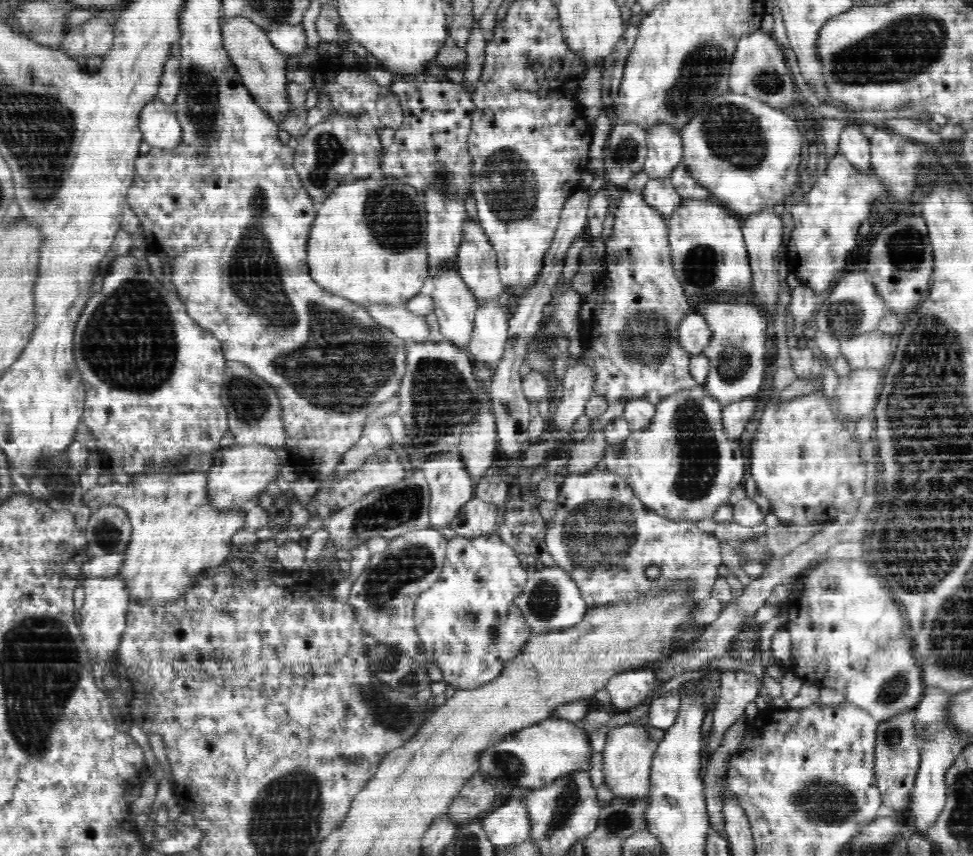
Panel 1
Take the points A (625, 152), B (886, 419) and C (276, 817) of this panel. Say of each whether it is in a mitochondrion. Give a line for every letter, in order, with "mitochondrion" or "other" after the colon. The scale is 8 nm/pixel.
A: mitochondrion
B: mitochondrion
C: mitochondrion

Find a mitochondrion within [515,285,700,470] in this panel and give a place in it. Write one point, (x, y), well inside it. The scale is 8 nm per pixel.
(642, 338)

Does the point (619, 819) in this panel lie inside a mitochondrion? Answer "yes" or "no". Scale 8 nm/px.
yes

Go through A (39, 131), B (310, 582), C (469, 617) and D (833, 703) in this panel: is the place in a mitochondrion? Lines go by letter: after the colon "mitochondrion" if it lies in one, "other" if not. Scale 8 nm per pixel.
A: mitochondrion
B: other
C: mitochondrion
D: other

